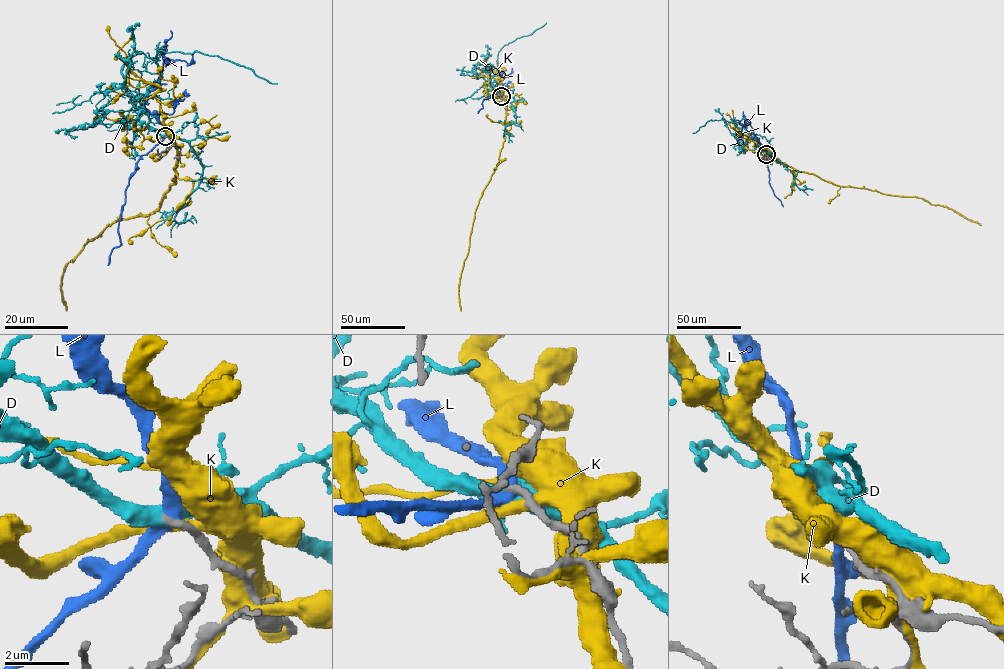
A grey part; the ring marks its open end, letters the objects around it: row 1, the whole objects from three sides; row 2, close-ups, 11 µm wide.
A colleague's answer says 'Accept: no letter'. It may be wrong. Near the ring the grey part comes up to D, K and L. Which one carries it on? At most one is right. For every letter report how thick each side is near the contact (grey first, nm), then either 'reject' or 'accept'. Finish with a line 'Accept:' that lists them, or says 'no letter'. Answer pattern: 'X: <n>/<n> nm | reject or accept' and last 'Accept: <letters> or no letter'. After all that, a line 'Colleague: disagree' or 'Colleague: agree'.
D: 240/460 nm | accept
K: 360/420 nm | reject
L: 260/320 nm | reject
Accept: D
Colleague: disagree

